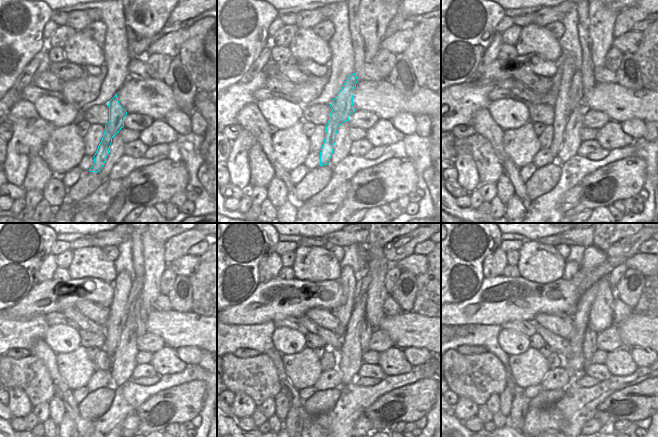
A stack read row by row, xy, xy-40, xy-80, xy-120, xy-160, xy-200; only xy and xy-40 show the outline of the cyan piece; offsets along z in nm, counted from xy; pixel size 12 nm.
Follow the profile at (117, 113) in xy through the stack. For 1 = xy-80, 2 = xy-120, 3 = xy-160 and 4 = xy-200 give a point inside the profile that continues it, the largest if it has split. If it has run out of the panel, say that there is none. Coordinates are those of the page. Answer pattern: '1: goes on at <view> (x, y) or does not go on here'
1: goes on at xy-80 (571, 93)
2: goes on at xy-120 (122, 304)
3: goes on at xy-160 (347, 279)
4: goes on at xy-200 (571, 267)

